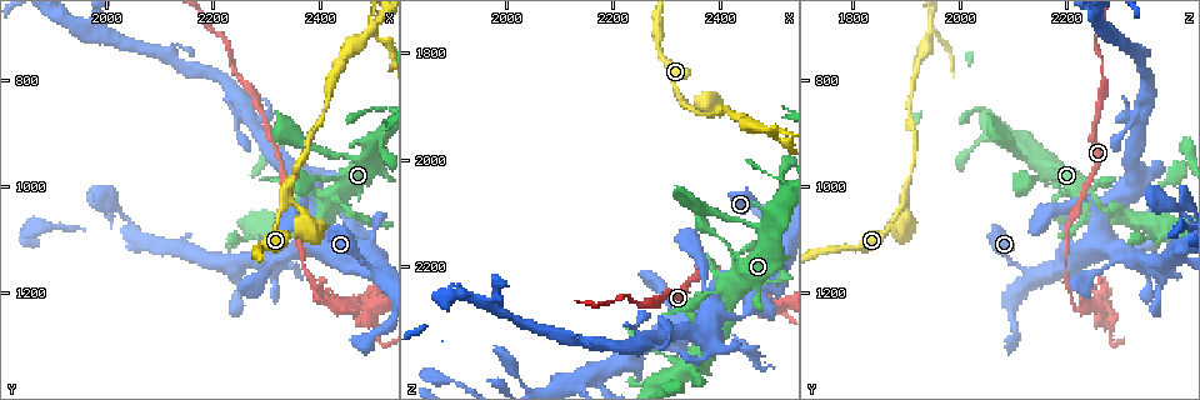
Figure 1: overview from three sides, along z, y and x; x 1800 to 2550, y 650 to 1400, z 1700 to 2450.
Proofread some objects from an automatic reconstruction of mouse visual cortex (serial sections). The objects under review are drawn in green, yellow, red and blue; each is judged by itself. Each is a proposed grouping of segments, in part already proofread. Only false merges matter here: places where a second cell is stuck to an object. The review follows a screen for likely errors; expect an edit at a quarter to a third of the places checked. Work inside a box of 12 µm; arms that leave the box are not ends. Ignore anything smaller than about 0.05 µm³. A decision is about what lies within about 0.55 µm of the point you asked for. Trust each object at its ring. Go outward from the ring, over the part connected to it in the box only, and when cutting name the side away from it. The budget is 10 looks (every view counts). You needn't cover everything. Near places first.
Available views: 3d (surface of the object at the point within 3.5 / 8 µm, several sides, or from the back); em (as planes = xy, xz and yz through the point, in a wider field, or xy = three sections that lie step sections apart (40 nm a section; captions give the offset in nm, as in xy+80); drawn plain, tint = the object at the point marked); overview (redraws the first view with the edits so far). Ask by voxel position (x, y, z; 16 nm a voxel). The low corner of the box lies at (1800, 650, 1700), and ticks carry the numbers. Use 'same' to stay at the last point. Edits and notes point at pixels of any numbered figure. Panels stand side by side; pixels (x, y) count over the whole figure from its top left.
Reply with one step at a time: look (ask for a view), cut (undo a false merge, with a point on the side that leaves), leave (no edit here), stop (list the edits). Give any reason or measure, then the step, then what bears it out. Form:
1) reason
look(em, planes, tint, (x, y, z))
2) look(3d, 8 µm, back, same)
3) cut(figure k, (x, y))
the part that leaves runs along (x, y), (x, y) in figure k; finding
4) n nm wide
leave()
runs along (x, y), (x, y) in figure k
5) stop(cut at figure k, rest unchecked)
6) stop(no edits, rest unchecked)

sudden change in width
look(3d, 8 µm, back, (2325, 1040, 1885))

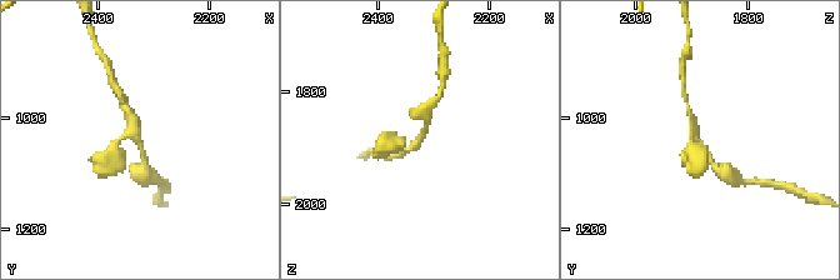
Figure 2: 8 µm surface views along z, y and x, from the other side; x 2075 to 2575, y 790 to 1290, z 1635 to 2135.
look(em, xy, step 3, tint, (2325, 1045, 1890))

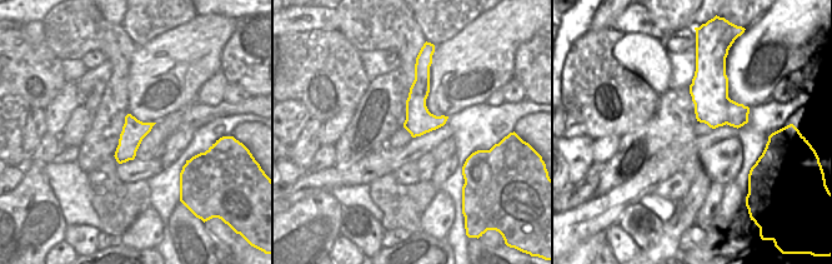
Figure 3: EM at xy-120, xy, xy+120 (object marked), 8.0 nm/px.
220 nm wide
leave()
runs along (719, 170), (693, 131), (688, 110) in figure 2; one cell here

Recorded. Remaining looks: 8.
sudden change in width
look(3d, 3.5 µm, back, (2415, 1025, 2245))

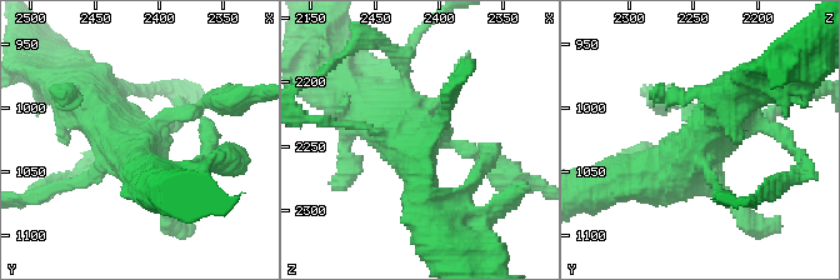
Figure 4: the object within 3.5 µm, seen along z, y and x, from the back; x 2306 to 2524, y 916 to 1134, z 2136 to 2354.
look(em, xy, step 1, tint, (2412, 1024, 2240))

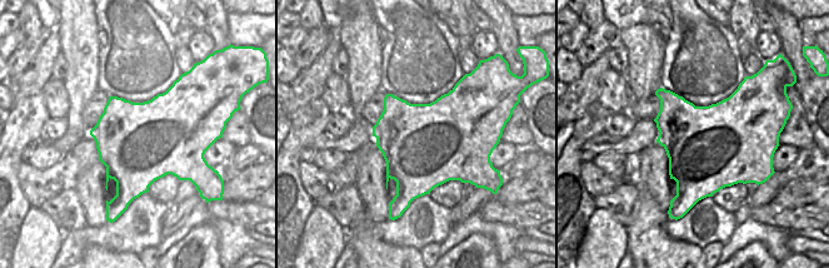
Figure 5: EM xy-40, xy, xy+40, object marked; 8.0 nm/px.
look(em, xy, step 3, tint, same)

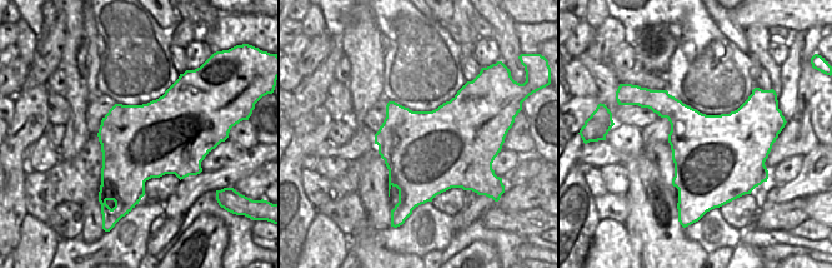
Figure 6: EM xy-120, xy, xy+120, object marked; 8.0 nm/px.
cut(figure 4, (236, 111))
two cells meet here

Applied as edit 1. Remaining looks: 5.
see it whole again
look(overview)

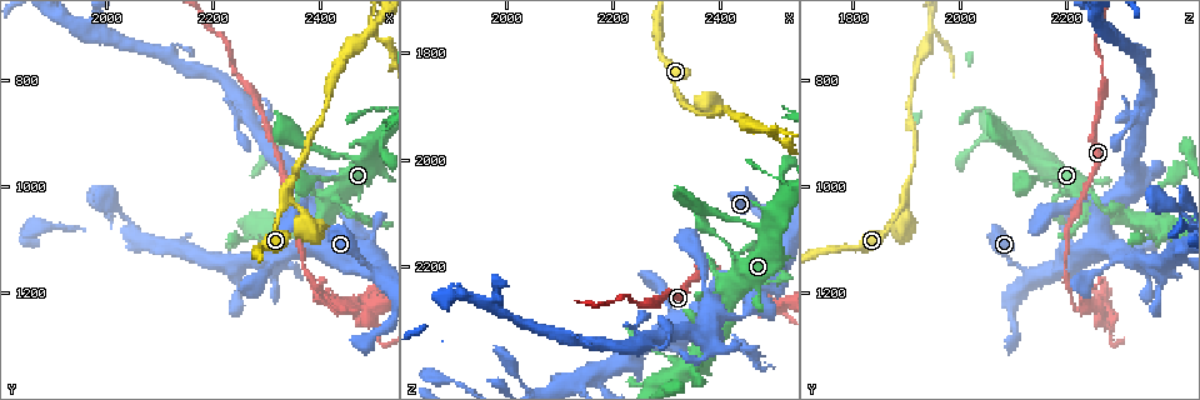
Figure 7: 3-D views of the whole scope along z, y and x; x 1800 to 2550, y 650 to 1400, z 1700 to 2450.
thin neck
look(3d, 8 µm, (2425, 1120, 2325))

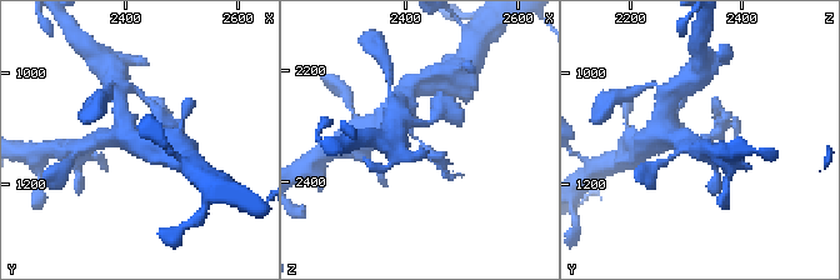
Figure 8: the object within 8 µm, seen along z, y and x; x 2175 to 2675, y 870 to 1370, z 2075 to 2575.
closer look
look(3d, 3.5 µm, (2425, 1115, 2330))

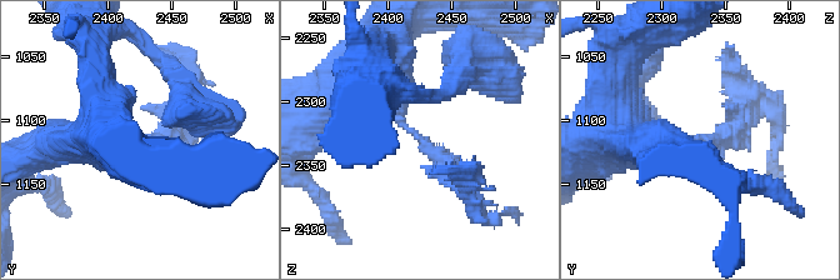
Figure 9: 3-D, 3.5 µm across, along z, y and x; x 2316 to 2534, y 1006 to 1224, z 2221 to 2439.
need the tissue
look(em, xy, step 1, tint, (2426, 1118, 2330))

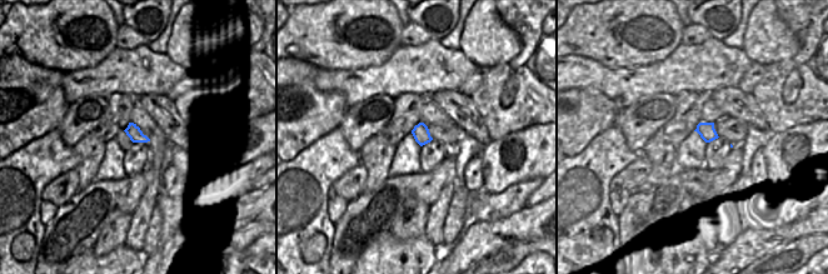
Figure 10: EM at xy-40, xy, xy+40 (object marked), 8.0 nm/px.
cut(figure 9, (443, 153))
the part that leaves runs along (409, 129), (466, 186) in figure 9; a second cell is stuck on

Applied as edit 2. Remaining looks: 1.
abrupt turn
look(3d, 3.5 µm, (2495, 710, 1950))

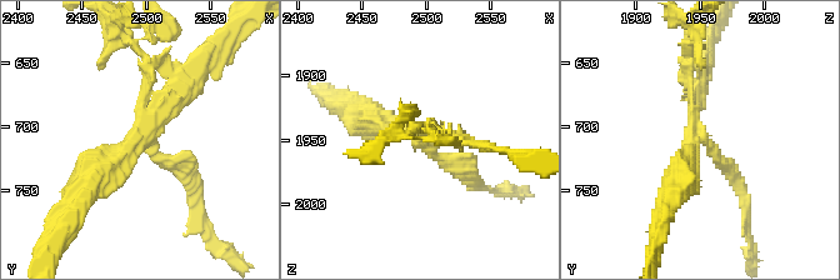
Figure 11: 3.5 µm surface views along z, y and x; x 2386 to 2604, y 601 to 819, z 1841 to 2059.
3 arms; arms of 150, 200, 350 nm
leave()
runs along (74, 191), (170, 103), (165, 69) in figure 11; continuous, no second cell

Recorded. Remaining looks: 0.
stop(cut at figure 4, cut at figure 9, rest unchecked)

